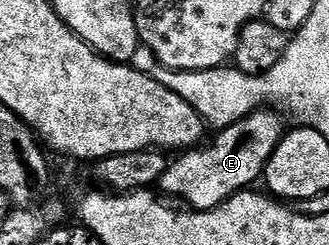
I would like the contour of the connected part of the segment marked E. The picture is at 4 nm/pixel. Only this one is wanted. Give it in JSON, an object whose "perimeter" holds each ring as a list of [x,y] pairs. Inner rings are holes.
{"perimeter":[[[273,110],[252,112],[231,126],[220,129],[213,141],[210,139],[204,146],[182,151],[178,155],[181,157],[174,159],[163,174],[160,191],[178,196],[182,200],[180,203],[194,212],[210,212],[231,199],[236,192],[252,189],[256,185],[253,183],[264,177],[267,162],[287,131],[287,125],[280,118]]]}

